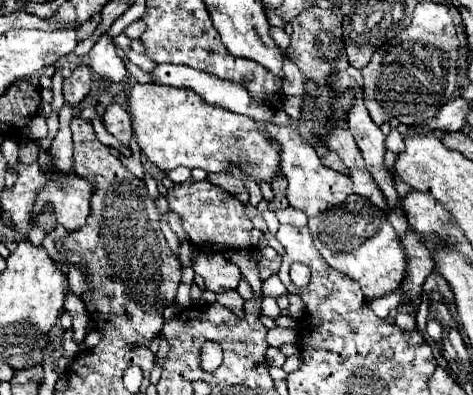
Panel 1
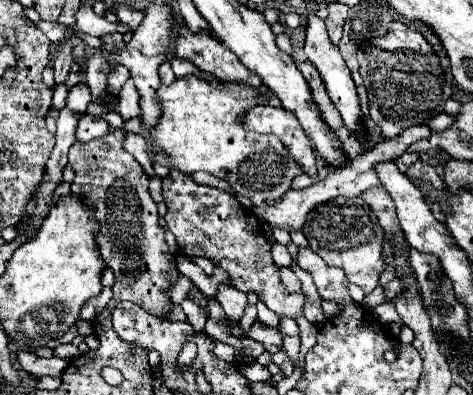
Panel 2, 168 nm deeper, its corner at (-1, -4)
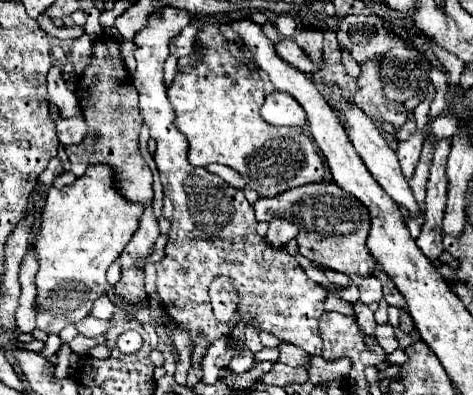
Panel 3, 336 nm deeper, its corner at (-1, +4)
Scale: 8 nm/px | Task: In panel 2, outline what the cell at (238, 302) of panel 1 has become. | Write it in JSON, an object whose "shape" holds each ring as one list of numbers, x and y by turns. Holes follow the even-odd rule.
{"shape":[[259,320,253,322,253,326,247,330,247,336,253,338,255,342,263,344,267,352,277,352,281,348,281,340,283,340,283,334,277,328,269,328,269,326,261,324]]}

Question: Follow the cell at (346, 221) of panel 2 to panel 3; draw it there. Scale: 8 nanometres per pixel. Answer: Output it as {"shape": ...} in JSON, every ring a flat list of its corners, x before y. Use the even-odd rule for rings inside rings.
{"shape":[[321,182,299,186,293,190,285,190,281,196,259,198,255,202,257,222,269,222,277,216,285,216,287,220,293,220,293,224,297,224,299,234,295,240,299,244,299,254,303,254,311,262,329,270,343,272,355,284,361,284,363,278,373,276,375,260,367,250,367,234,371,226,369,212,355,196,349,196,337,184]]}

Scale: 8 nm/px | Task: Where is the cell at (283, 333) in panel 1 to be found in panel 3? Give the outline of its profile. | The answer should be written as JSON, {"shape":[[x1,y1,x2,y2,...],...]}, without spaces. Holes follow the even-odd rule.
{"shape":[[241,346,235,350,235,356,229,362,229,368,233,374,243,374,253,366,253,352,247,346]]}

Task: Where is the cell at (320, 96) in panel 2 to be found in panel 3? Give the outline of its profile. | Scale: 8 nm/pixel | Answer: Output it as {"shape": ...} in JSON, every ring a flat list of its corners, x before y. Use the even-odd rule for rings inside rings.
{"shape":[[303,28,299,30,295,40,315,64,321,62,321,54,323,54,323,30,321,28]]}

